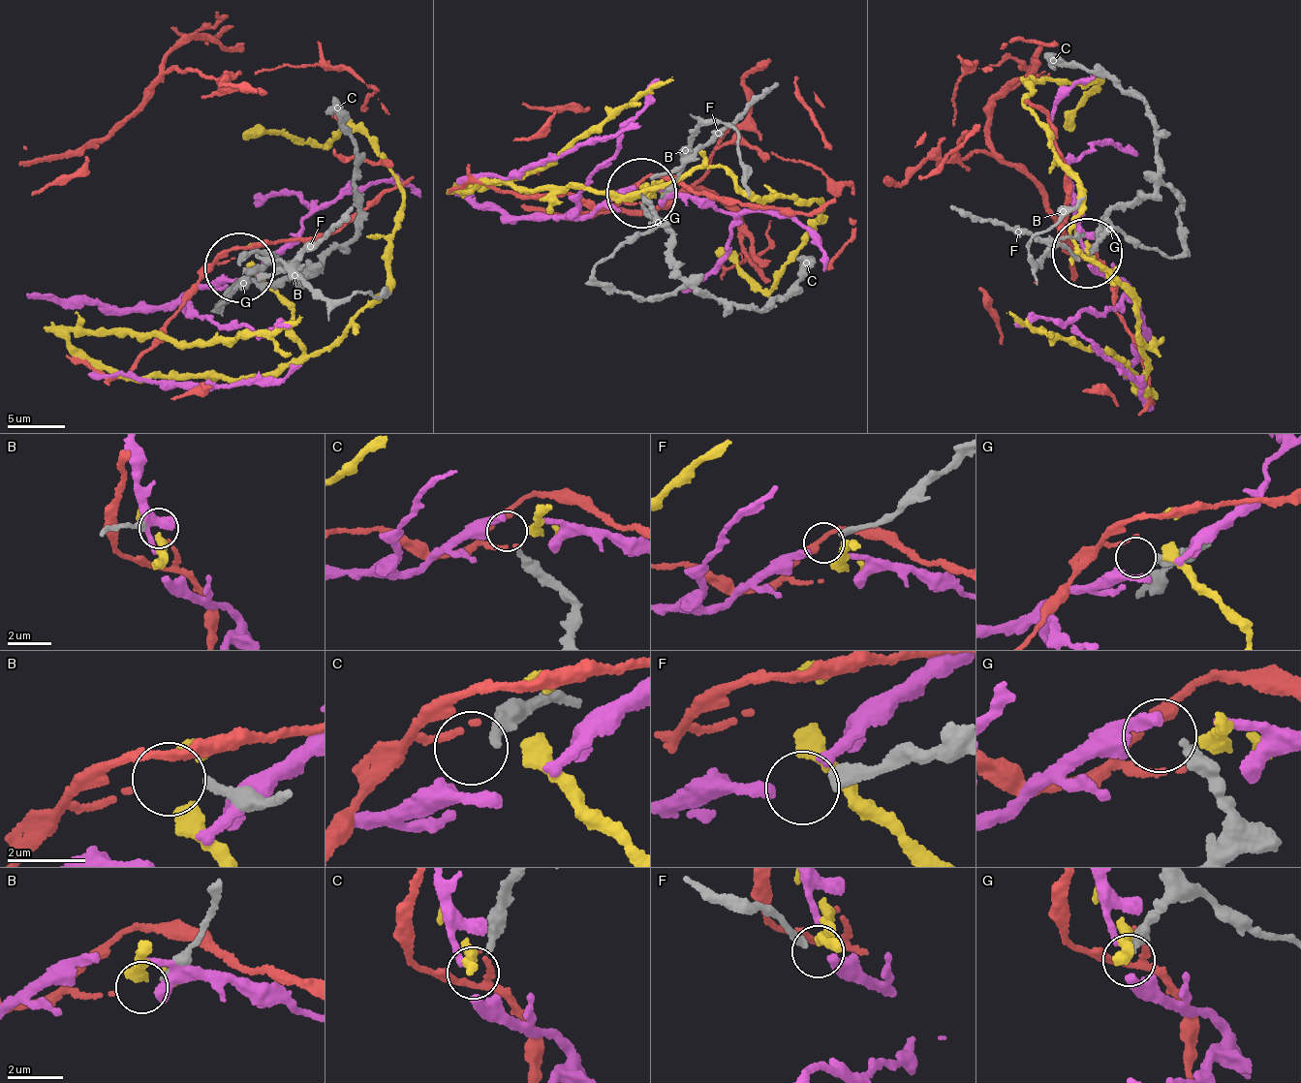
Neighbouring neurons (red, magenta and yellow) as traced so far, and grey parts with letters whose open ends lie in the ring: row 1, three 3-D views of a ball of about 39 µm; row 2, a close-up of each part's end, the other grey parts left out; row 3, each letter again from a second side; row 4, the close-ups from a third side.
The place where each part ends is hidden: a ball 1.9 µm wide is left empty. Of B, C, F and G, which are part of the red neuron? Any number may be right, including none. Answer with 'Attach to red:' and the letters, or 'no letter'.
Attach to red: B

